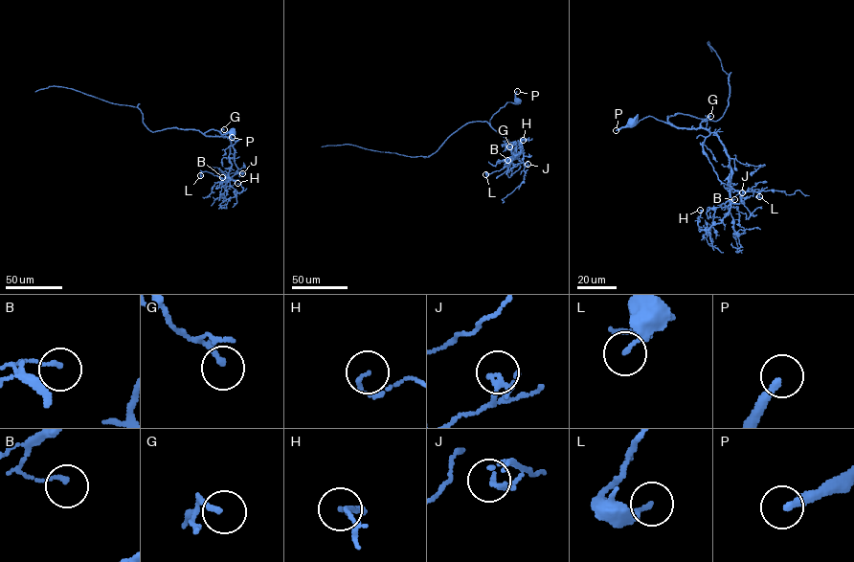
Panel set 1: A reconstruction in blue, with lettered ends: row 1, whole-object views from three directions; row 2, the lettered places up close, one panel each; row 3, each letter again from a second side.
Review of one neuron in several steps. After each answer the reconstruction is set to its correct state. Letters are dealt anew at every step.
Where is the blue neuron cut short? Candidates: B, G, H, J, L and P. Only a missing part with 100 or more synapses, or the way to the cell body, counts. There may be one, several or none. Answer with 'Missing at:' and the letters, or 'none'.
Missing at: none

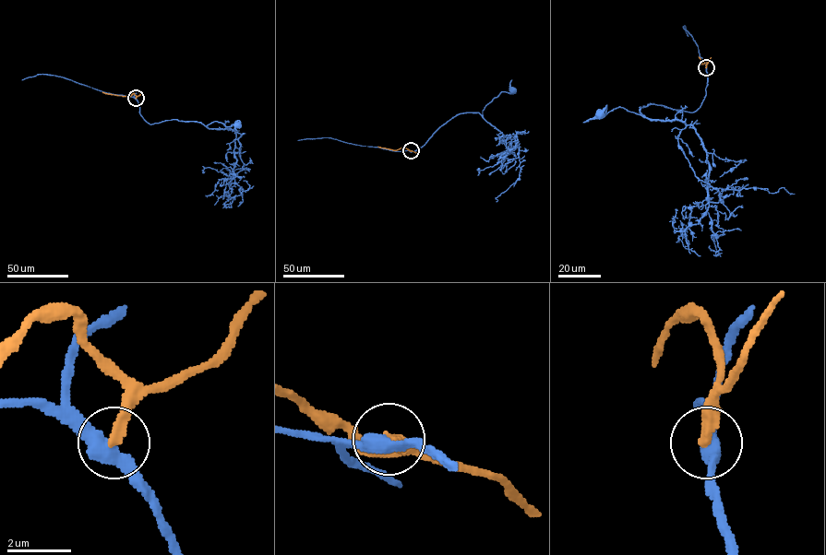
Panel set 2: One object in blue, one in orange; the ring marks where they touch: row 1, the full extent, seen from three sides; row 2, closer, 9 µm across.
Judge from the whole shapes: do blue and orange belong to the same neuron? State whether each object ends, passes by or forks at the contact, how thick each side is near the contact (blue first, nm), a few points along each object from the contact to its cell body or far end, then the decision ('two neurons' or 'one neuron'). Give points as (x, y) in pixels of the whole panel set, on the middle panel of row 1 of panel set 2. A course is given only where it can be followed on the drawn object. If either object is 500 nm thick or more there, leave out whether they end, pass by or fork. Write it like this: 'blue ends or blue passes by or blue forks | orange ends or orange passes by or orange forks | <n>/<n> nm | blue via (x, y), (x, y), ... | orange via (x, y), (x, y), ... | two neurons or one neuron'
blue passes by | orange ends | 440/340 nm | blue via (411, 150), (421, 147), (454, 116), (466, 112), (482, 115), (485, 106), (501, 91), (513, 89) | orange via (411, 150), (377, 147) | two neurons

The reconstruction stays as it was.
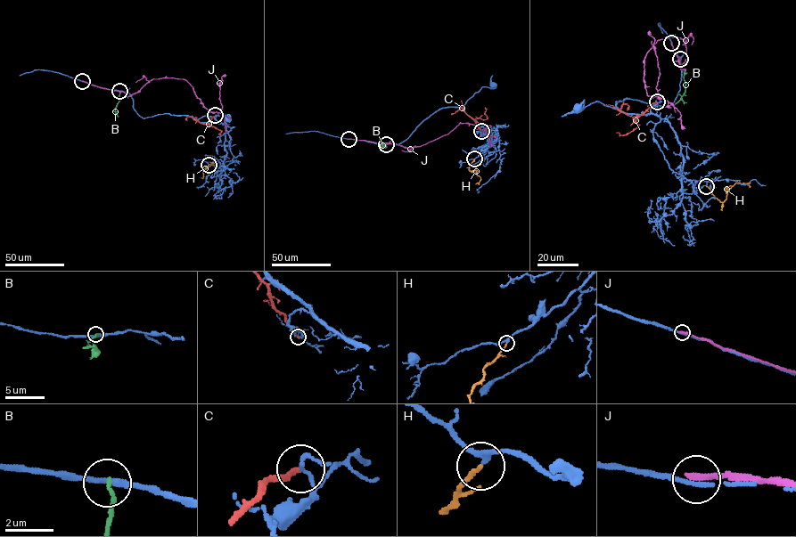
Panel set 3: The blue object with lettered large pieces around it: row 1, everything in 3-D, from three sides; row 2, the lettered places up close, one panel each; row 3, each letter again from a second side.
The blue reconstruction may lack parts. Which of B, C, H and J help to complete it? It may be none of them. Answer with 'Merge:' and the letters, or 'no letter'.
Merge: H

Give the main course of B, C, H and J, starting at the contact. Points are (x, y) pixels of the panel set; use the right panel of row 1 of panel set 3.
B: (680, 59), (685, 93), (673, 106)
C: (657, 101), (637, 117), (617, 109), (627, 104), (627, 110)
H: (707, 186), (724, 201), (727, 194), (725, 189), (735, 183), (750, 182)
J: (671, 43), (681, 69), (685, 61), (685, 39), (659, 39), (644, 61), (648, 95), (660, 98), (649, 32)

